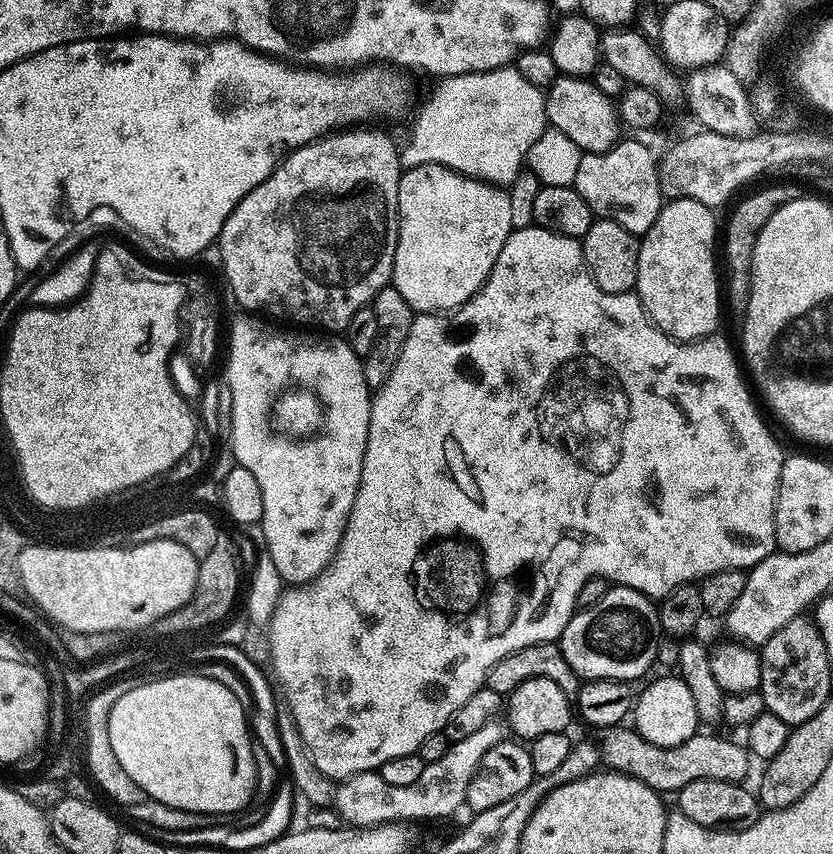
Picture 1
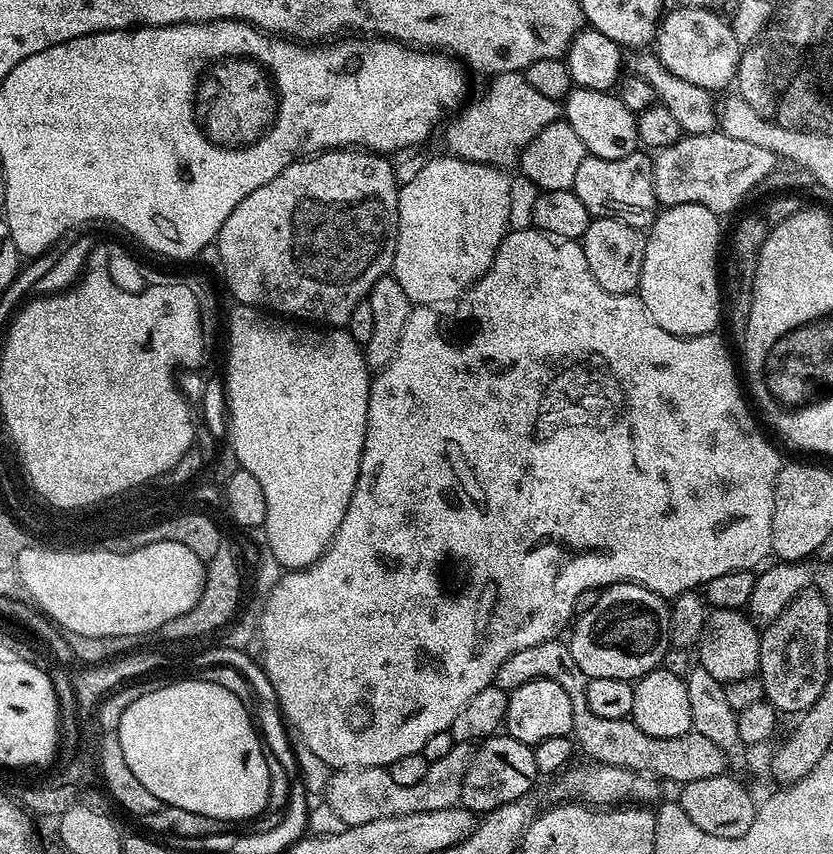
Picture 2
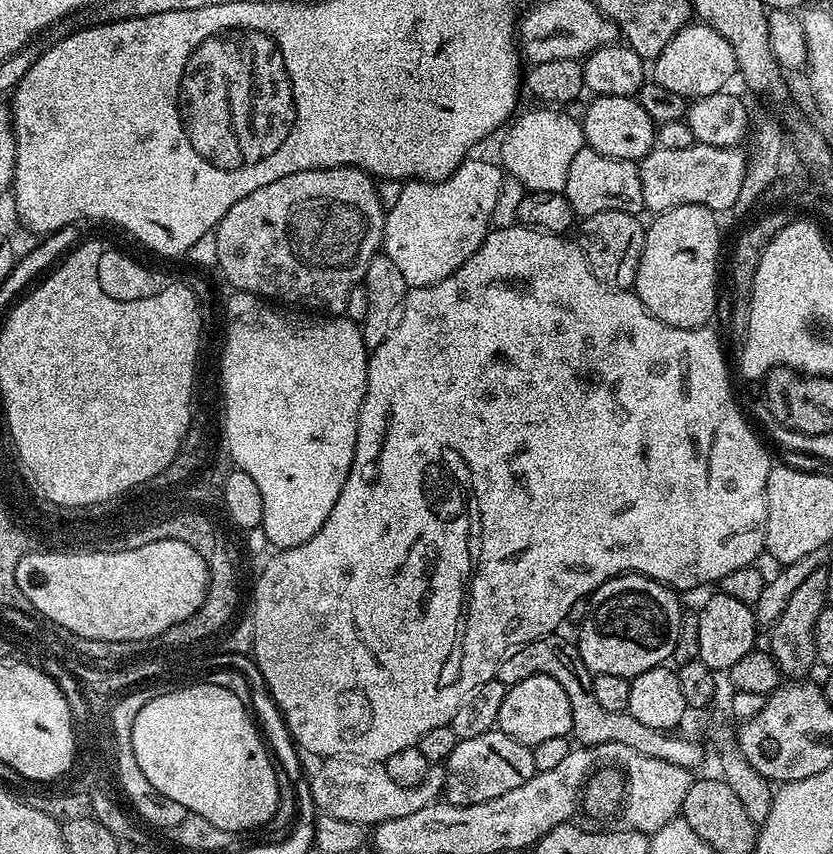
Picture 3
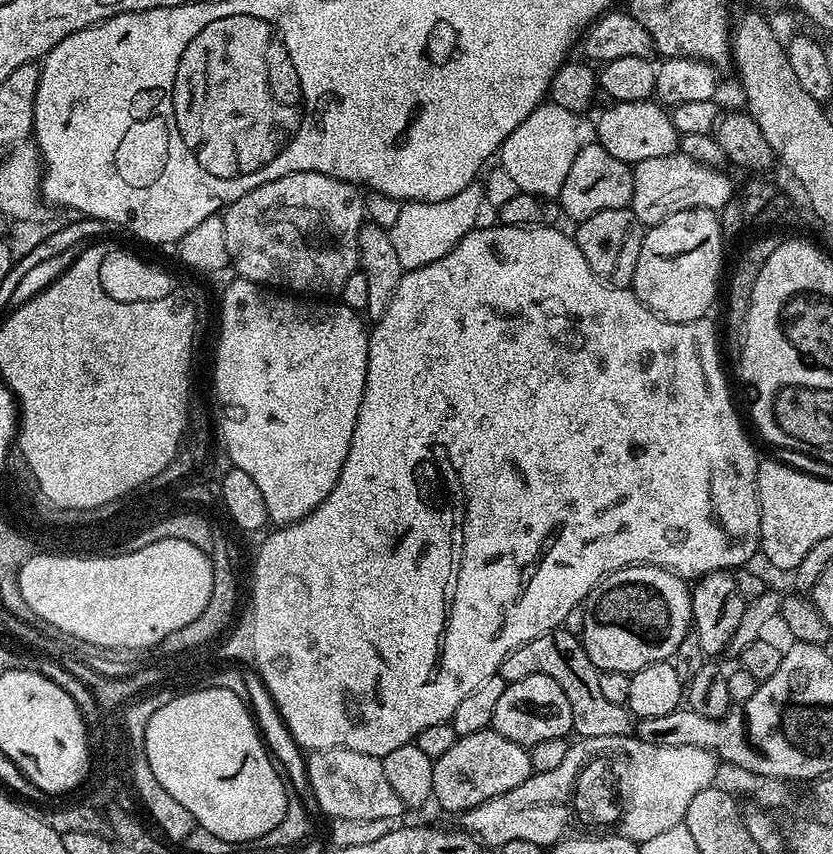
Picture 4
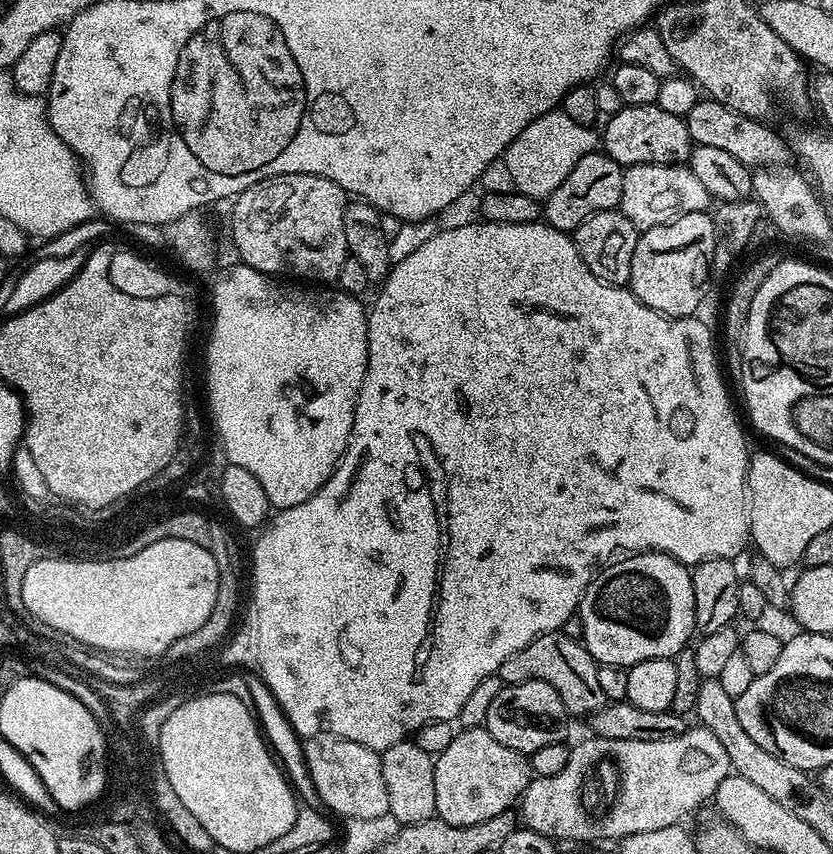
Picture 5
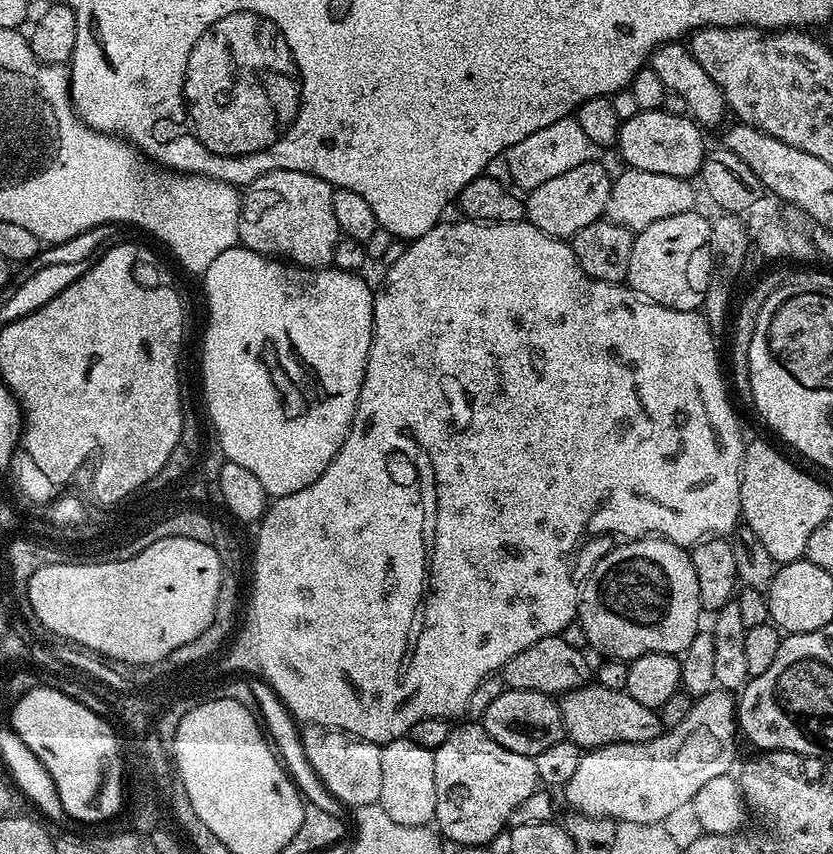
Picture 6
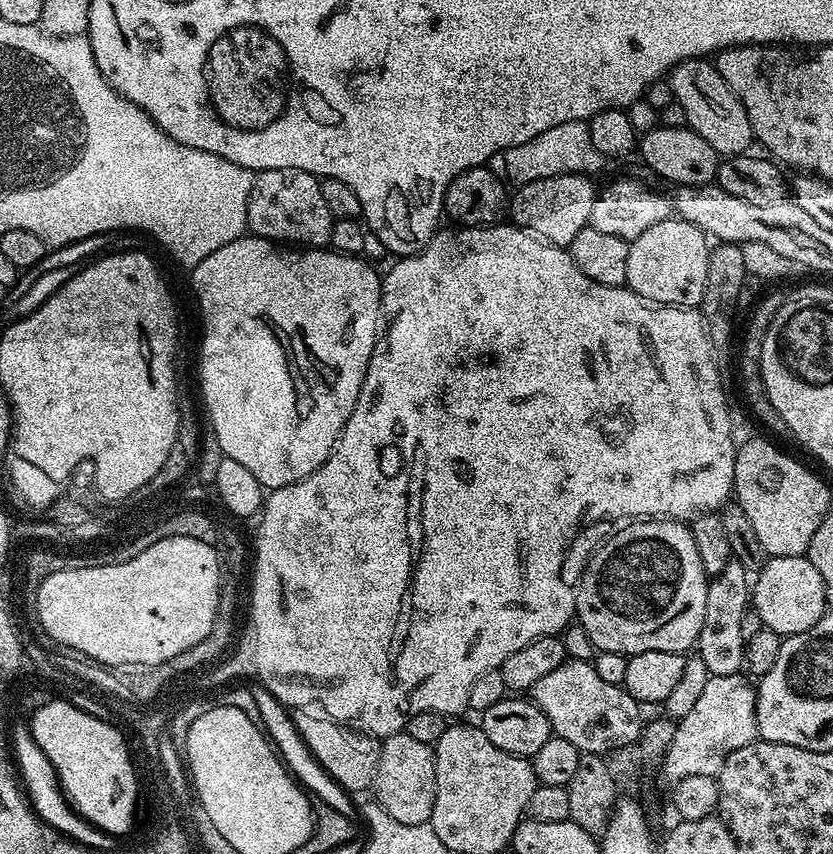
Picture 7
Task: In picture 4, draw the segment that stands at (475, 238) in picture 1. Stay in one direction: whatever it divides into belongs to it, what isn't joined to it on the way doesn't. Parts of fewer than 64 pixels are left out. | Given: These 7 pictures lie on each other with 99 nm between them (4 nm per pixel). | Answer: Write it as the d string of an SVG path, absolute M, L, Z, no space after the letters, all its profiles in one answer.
M474 182L466 186L454 198L442 198L442 202L422 202L409 200L399 205L400 213L390 223L390 235L394 242L394 250L398 253L398 262L407 270L421 268L430 262L438 262L466 234L477 227L480 216L480 207L485 207L484 189L479 183Z

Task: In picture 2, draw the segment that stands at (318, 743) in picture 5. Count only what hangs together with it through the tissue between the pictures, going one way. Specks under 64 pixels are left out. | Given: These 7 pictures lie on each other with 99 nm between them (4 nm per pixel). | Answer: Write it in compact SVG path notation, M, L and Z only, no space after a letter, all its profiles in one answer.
M453 743L446 758L428 765L426 778L415 786L398 786L390 778L387 767L383 768L342 768L333 771L322 794L323 803L330 805L345 826L374 822L374 818L394 818L402 814L418 814L426 810L446 810L460 804L462 778L472 760L473 749L467 744Z

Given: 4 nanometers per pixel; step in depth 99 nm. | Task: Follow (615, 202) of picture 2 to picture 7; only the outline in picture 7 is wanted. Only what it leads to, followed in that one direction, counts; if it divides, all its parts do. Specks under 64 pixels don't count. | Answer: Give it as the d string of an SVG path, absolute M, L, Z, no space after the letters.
M575 172L538 178L538 182L519 185L510 196L511 223L550 244L567 248L570 242L574 242L578 230L589 227L598 195L597 185L592 185L592 179L591 175Z

